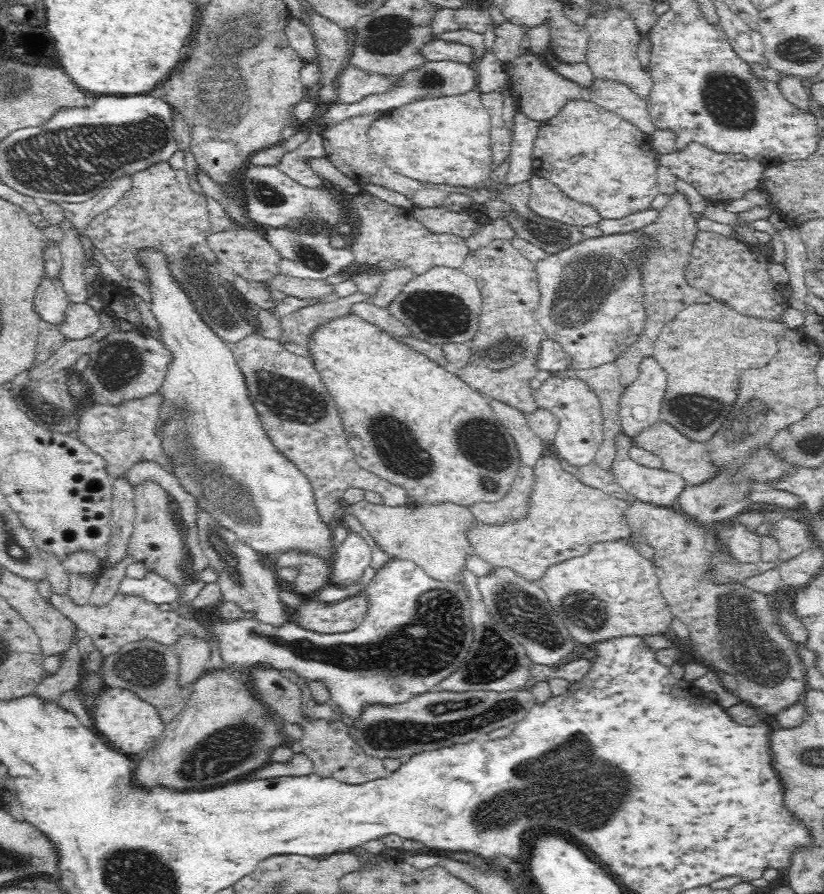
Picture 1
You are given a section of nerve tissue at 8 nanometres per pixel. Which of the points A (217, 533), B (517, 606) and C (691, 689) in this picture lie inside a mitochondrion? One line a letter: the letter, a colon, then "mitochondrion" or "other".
A: mitochondrion
B: mitochondrion
C: other

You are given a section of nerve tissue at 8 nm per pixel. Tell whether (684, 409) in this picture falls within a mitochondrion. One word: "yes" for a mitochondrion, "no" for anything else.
yes

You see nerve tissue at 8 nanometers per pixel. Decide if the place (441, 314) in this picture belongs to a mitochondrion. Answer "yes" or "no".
yes

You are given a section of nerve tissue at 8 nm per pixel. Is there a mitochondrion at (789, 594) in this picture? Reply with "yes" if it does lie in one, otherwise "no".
no

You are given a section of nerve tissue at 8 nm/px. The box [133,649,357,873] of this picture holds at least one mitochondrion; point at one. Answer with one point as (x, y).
(218, 756)

